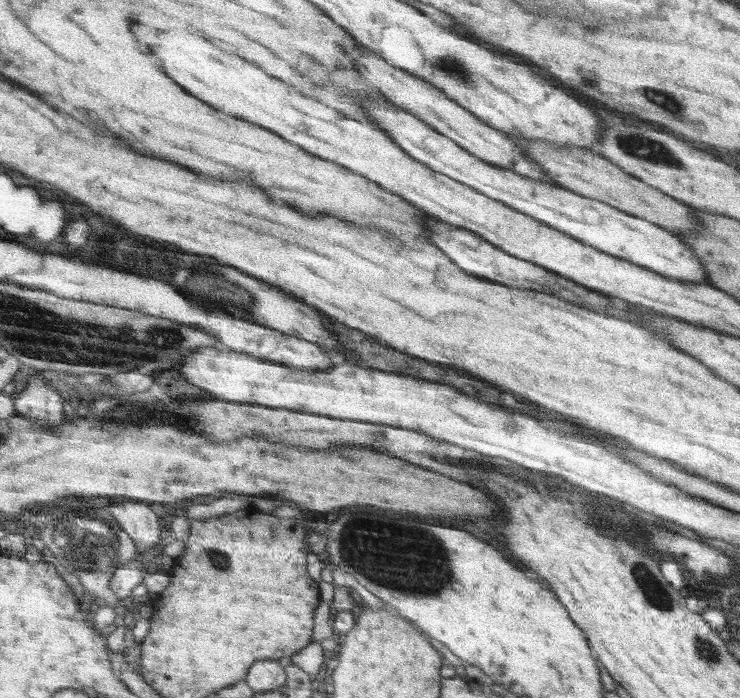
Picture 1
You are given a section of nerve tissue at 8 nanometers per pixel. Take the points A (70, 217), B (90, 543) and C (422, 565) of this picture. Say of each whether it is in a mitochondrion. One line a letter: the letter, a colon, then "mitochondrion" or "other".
A: other
B: mitochondrion
C: mitochondrion

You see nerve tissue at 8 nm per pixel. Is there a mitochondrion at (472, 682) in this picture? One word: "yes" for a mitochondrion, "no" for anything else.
no

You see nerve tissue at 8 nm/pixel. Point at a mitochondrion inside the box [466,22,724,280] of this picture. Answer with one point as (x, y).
(649, 150)

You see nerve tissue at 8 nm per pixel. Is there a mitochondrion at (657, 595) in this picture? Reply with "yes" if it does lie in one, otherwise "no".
yes

